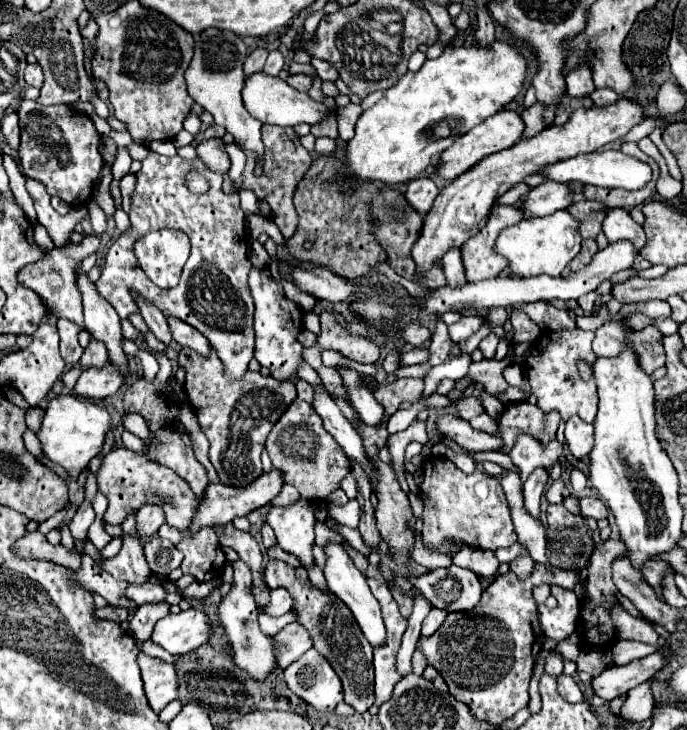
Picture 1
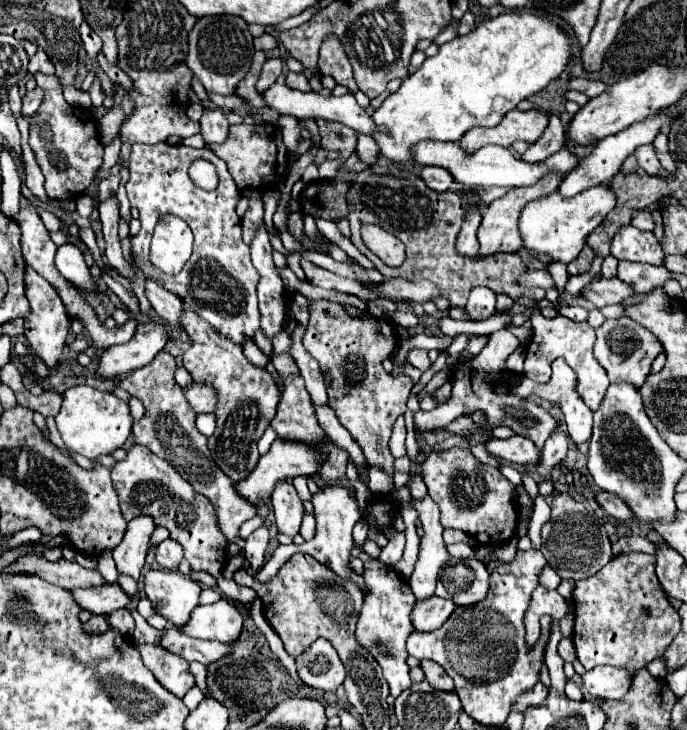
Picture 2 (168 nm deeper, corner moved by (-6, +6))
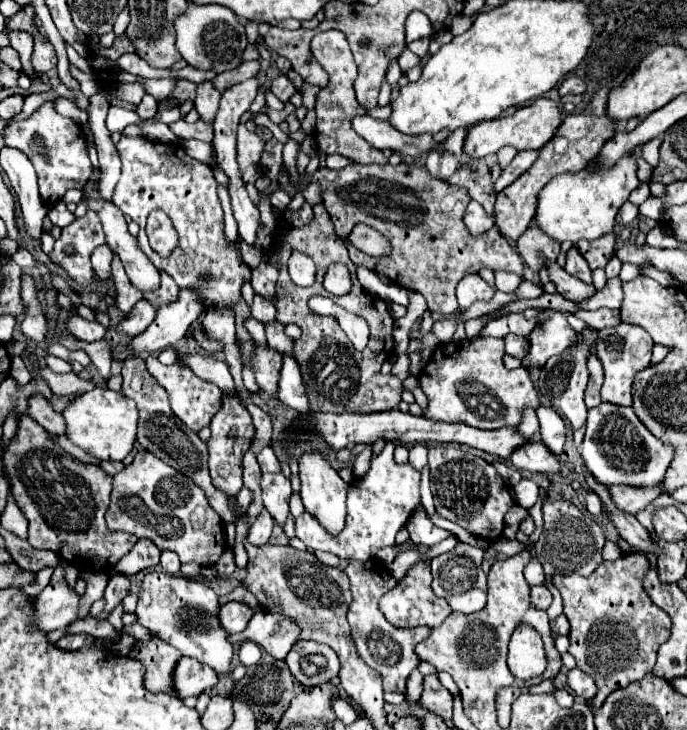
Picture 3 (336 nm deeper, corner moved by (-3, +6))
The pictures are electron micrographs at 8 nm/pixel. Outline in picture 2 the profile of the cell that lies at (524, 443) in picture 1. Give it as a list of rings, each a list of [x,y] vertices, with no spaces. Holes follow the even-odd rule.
[[[498,330],[490,336],[490,342],[484,346],[484,350],[468,360],[462,360],[454,366],[454,370],[450,370],[450,382],[452,382],[452,394],[444,404],[438,404],[434,410],[424,412],[418,410],[414,414],[414,422],[418,426],[418,432],[428,432],[430,428],[440,428],[450,424],[452,420],[456,420],[458,416],[470,416],[476,410],[482,414],[490,414],[490,428],[494,426],[508,426],[512,428],[516,434],[530,438],[538,450],[542,450],[546,438],[550,436],[550,432],[558,426],[556,420],[534,400],[528,398],[518,398],[514,394],[498,394],[496,386],[506,386],[514,380],[514,374],[506,368],[506,358],[520,346],[518,338],[508,332],[508,330]]]

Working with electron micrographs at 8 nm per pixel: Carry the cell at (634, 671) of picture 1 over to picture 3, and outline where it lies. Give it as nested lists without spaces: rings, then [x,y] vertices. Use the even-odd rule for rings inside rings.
[[[575,668],[575,670],[569,670],[569,674],[567,674],[567,684],[569,684],[569,688],[577,694],[577,696],[581,696],[581,698],[593,698],[595,694],[597,694],[597,684],[595,684],[595,680],[589,676],[589,674],[585,674],[583,670],[579,670],[579,668]]]

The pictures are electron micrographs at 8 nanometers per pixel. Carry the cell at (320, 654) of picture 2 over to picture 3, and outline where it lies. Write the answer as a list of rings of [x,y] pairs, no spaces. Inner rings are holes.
[[[313,640],[297,642],[287,654],[285,664],[289,666],[291,674],[309,688],[325,684],[339,674],[337,654],[327,644]]]

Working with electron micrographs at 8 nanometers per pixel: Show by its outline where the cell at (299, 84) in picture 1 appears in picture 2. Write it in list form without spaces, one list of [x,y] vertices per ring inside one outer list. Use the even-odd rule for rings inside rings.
[[[288,72],[286,74],[286,86],[294,88],[294,90],[300,90],[300,92],[310,92],[310,84],[308,84],[308,78],[304,74]]]

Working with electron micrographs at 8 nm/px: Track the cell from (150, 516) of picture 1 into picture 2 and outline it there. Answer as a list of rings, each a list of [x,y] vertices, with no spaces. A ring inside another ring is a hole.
[[[140,516],[140,518],[134,518],[128,522],[128,530],[126,530],[122,542],[112,552],[118,574],[132,576],[134,580],[140,578],[140,572],[142,572],[144,560],[146,560],[148,542],[150,542],[150,532],[154,528],[156,526],[148,516]]]

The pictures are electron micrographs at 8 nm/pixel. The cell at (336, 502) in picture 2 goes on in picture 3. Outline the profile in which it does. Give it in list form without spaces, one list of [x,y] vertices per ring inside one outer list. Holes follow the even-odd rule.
[[[309,452],[303,454],[299,460],[299,478],[301,478],[301,498],[305,504],[305,510],[331,534],[331,536],[339,536],[341,530],[345,528],[345,502],[347,502],[347,492],[349,486],[339,474],[337,470],[331,468],[331,464],[327,462],[327,458],[319,452]]]

